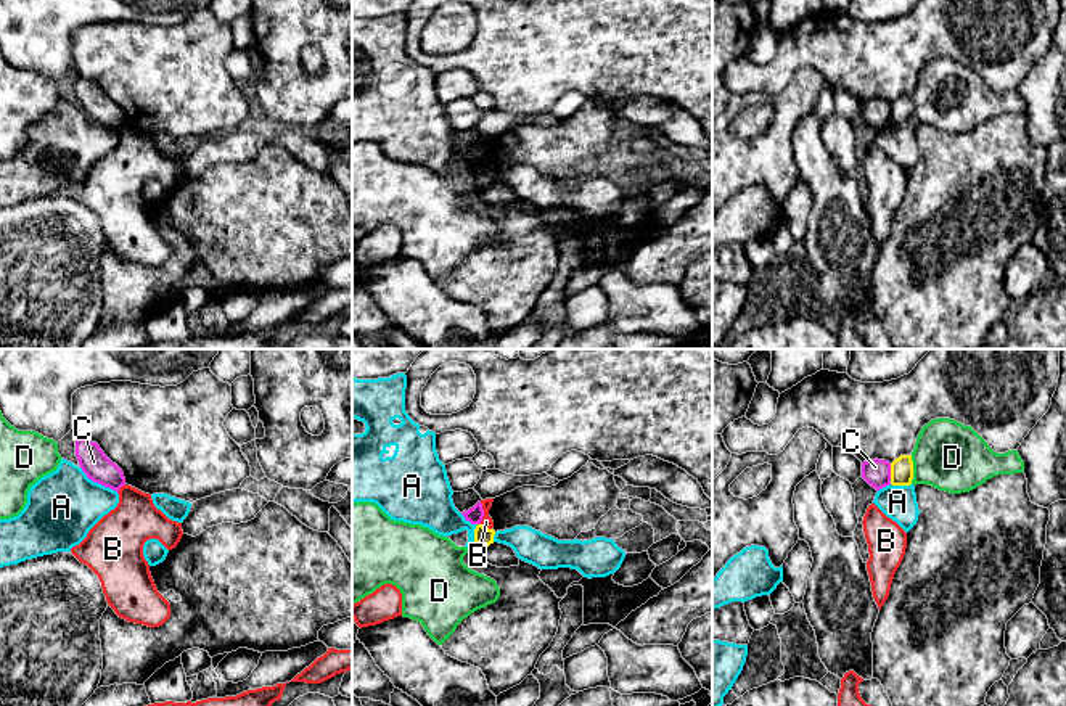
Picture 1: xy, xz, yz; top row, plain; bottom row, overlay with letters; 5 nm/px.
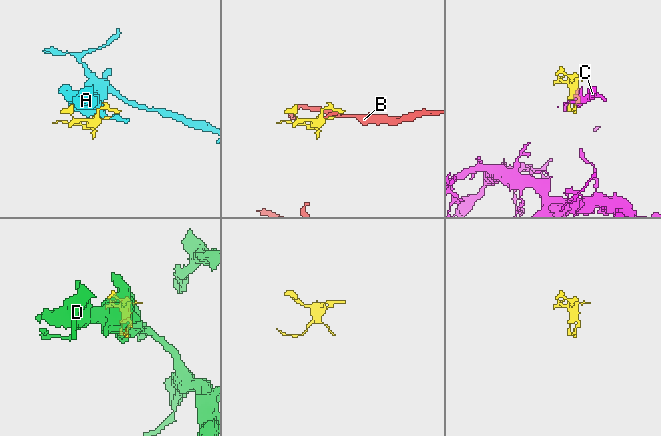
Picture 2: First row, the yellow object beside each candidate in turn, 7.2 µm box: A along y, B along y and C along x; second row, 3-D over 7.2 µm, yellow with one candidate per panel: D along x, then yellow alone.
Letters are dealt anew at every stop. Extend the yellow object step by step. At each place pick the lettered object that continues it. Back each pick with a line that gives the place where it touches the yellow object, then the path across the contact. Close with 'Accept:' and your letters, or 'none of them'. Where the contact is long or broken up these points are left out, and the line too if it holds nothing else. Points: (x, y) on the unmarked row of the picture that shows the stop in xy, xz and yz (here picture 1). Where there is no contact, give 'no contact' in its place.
Accept: none of them

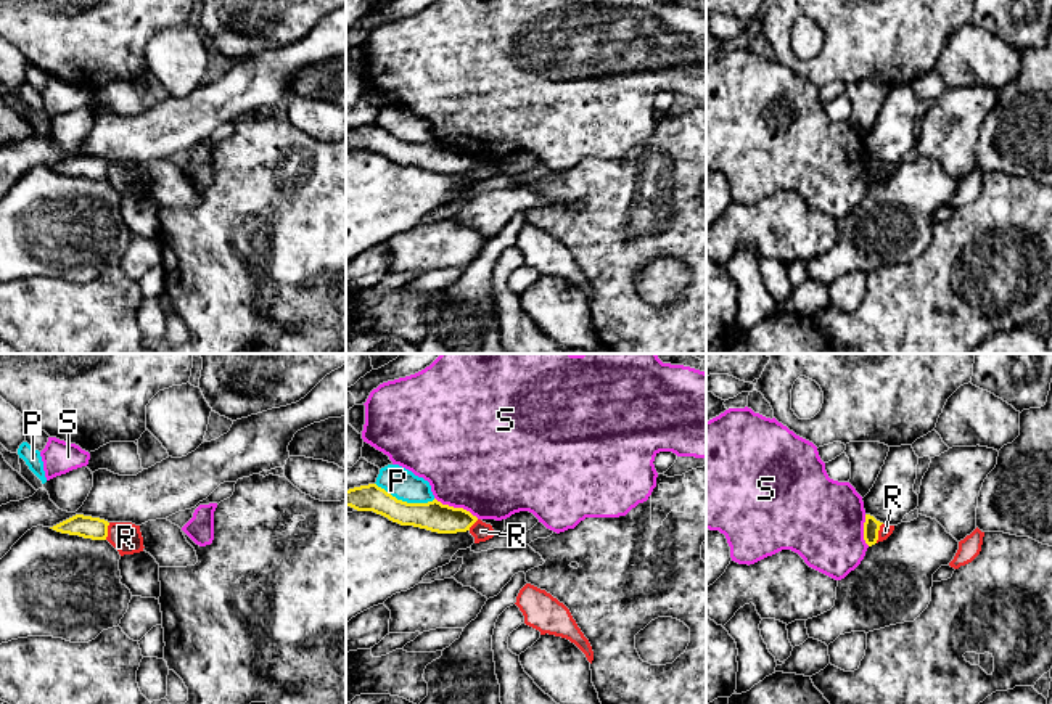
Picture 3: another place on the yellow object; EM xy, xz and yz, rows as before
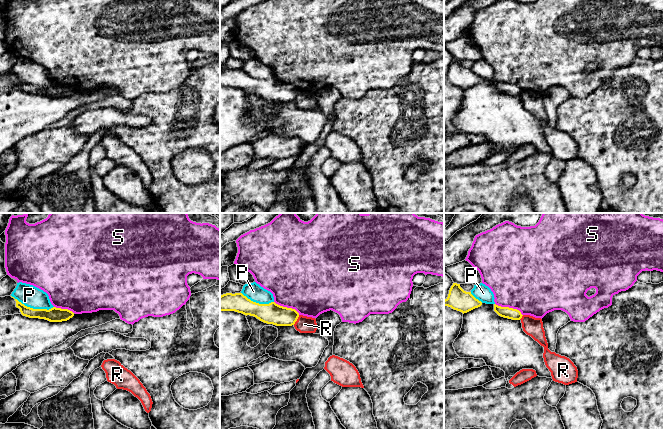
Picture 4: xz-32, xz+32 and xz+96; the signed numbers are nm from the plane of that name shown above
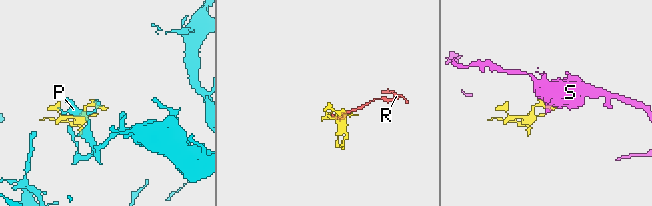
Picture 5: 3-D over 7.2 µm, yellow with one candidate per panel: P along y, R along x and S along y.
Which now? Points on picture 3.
Accept: none of them

